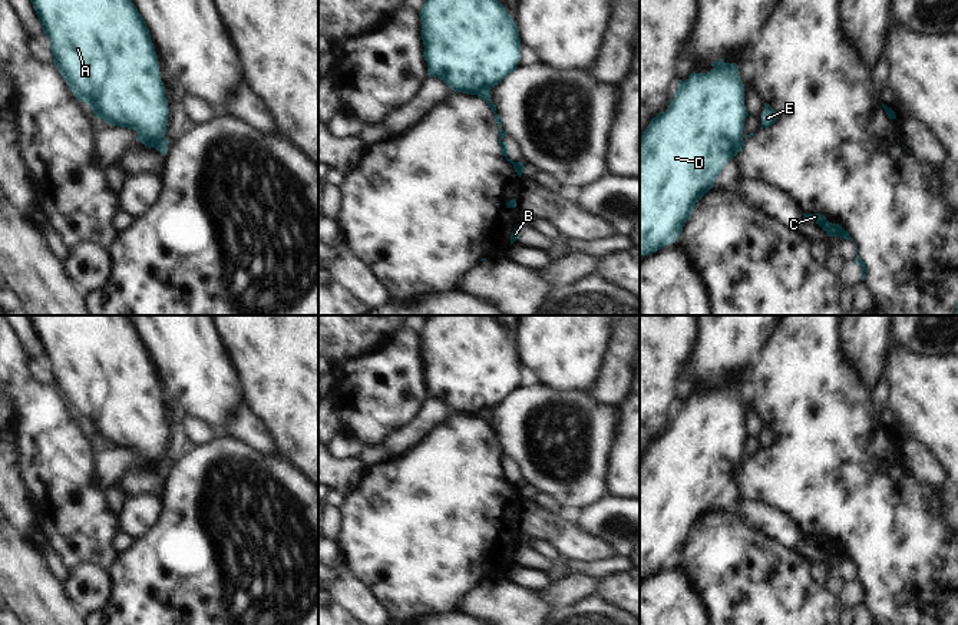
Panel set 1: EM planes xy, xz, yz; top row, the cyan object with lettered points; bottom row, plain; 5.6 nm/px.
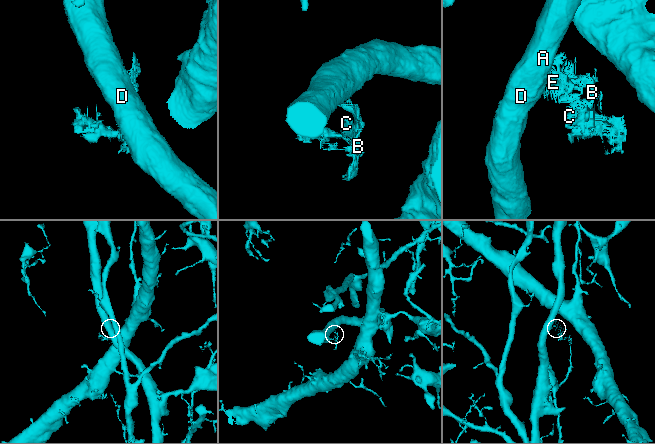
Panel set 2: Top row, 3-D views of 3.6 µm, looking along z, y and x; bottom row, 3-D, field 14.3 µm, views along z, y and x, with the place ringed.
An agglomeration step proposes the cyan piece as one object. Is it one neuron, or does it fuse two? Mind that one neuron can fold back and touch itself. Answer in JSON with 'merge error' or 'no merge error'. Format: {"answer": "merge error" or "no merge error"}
{"answer": "merge error"}

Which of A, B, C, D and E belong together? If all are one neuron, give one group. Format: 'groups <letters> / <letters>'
groups A D / B C E

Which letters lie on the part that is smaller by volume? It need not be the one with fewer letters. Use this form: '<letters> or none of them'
B, C, E.

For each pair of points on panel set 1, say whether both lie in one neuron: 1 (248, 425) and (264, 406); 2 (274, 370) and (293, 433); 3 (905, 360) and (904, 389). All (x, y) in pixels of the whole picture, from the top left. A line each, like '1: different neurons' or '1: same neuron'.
1: different neurons
2: same neuron
3: same neuron

